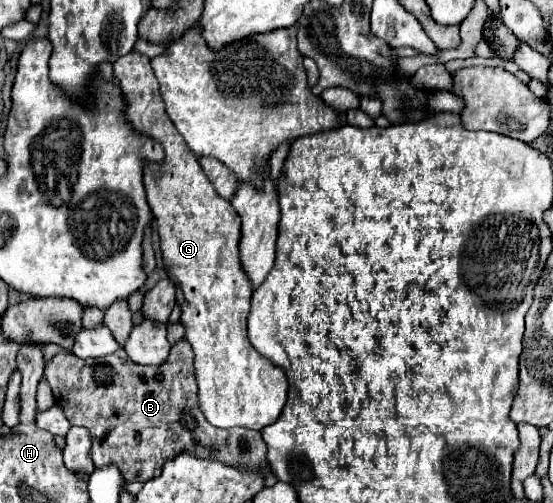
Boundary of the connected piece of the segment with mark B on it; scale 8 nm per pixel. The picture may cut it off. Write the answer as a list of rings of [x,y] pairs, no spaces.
[[[179,341],[171,347],[169,359],[159,367],[145,367],[133,363],[127,353],[115,351],[113,355],[105,355],[101,359],[79,359],[71,351],[59,351],[53,359],[45,365],[45,379],[49,381],[55,401],[61,405],[65,417],[69,417],[71,425],[87,427],[93,435],[93,463],[95,467],[117,465],[125,479],[131,481],[147,481],[153,477],[157,467],[163,467],[169,459],[177,457],[179,451],[189,451],[201,459],[217,459],[229,465],[243,465],[245,469],[253,469],[265,477],[261,465],[269,467],[267,463],[267,445],[263,443],[259,431],[249,431],[241,427],[233,429],[219,429],[213,427],[199,409],[197,401],[197,381],[193,371],[193,351],[187,341]]]

